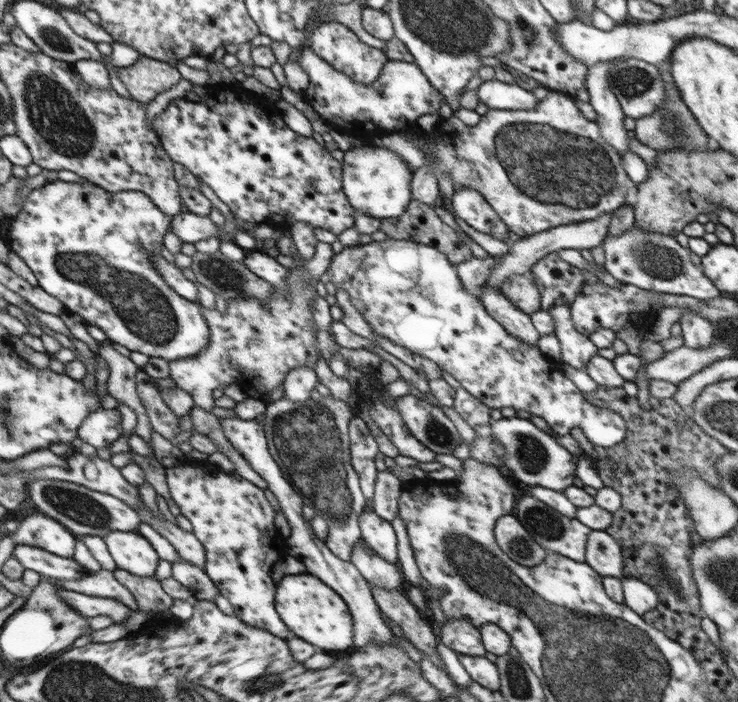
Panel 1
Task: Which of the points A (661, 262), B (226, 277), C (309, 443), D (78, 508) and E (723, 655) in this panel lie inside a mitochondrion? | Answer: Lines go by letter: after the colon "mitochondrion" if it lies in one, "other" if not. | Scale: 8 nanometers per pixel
A: mitochondrion
B: mitochondrion
C: mitochondrion
D: mitochondrion
E: other

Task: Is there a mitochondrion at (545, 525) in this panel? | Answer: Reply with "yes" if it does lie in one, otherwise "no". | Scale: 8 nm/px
yes

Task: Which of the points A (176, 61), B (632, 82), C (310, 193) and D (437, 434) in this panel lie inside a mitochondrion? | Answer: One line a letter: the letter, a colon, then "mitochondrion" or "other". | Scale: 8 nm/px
A: other
B: mitochondrion
C: other
D: mitochondrion

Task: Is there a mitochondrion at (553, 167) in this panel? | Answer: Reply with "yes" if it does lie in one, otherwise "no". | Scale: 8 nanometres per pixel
yes

